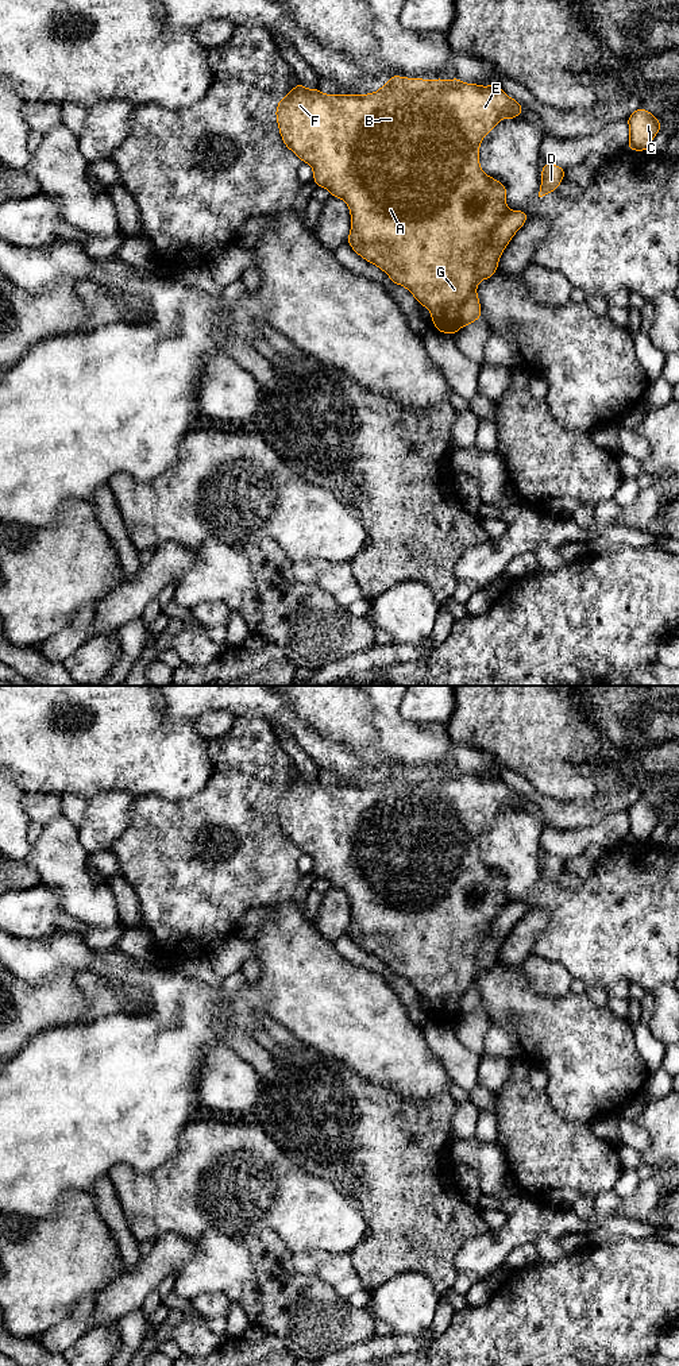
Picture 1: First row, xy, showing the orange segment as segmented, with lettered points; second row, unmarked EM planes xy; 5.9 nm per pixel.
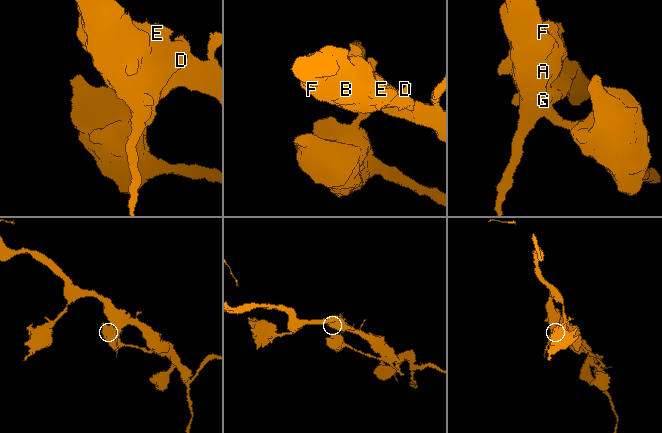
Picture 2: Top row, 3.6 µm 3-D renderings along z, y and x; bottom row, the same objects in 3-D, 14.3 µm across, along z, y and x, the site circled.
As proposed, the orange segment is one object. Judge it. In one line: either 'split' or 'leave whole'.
split

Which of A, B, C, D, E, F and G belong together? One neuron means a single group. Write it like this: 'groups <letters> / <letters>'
groups A B C E F G / D

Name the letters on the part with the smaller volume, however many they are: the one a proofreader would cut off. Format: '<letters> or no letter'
D

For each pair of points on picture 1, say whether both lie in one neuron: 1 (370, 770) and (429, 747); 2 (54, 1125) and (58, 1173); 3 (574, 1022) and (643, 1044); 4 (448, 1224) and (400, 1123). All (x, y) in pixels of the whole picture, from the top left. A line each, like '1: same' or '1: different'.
1: same
2: same
3: different
4: same

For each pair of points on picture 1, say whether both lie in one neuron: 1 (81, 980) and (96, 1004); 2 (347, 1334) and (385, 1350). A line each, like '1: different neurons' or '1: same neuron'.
1: same neuron
2: different neurons

